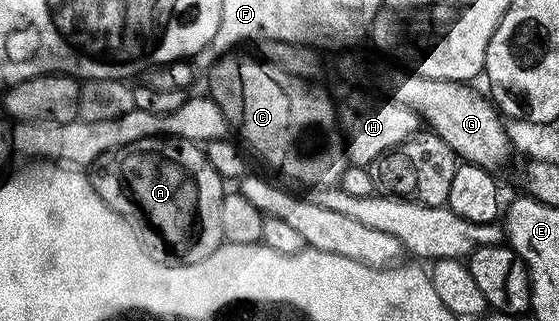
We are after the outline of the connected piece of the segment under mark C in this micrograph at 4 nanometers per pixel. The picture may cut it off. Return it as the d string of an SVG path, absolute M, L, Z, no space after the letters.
M224 55L211 66L209 72L206 74L207 85L211 90L209 90L209 96L212 101L217 103L217 107L221 107L221 111L227 116L228 122L233 126L237 132L243 136L242 144L246 146L252 154L256 153L269 168L275 173L280 173L283 177L288 177L291 181L296 181L299 185L312 185L315 189L320 189L320 191L326 190L328 187L338 186L339 181L343 177L343 172L347 169L349 164L347 159L347 150L345 148L345 138L343 136L343 131L339 123L337 116L337 105L336 102L331 102L325 94L319 89L314 89L312 82L310 80L304 79L302 77L294 77L289 75L285 71L281 71L275 65L270 65L268 61L260 59L258 56L252 55L252 57L235 57L236 55Z

